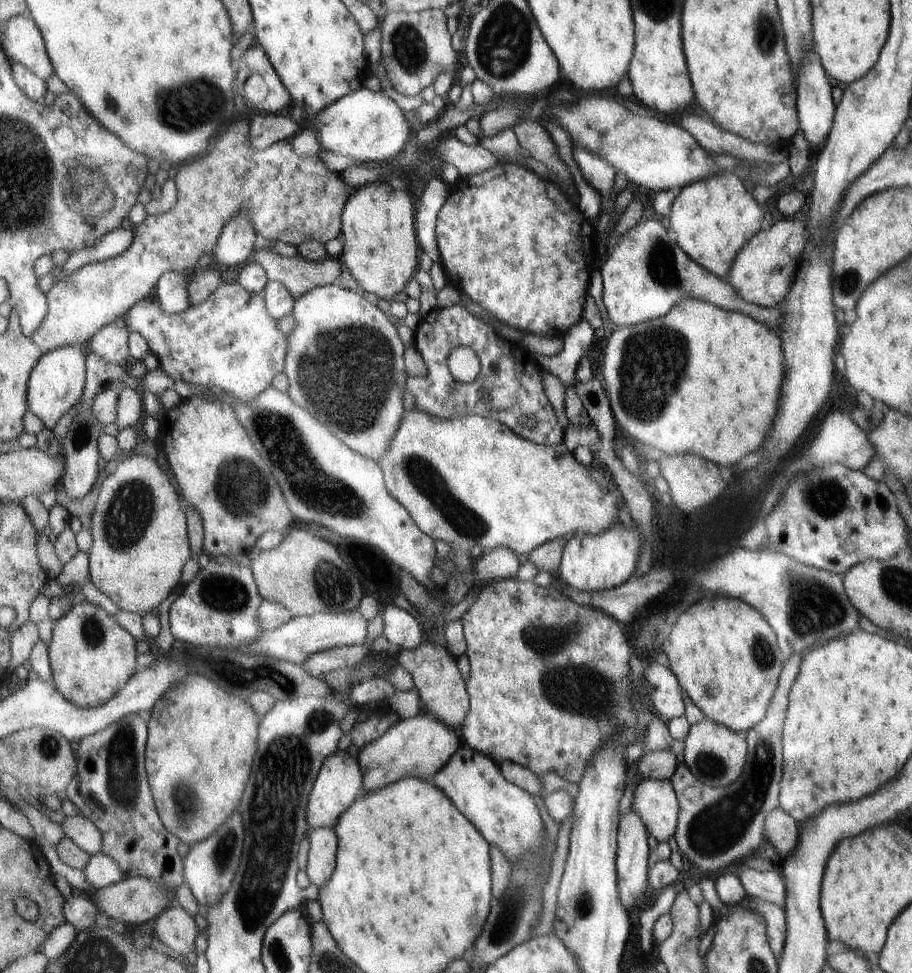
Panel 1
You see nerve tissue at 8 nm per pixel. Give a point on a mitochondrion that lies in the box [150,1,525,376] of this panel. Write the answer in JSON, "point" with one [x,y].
{"point":[188,108]}

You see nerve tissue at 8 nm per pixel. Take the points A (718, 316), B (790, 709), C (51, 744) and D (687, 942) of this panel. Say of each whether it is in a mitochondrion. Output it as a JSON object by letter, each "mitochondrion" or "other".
{"A":"other","B":"other","C":"mitochondrion","D":"mitochondrion"}

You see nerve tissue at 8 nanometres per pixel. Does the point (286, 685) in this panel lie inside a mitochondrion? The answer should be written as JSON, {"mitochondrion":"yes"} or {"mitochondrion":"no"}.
{"mitochondrion":"yes"}

